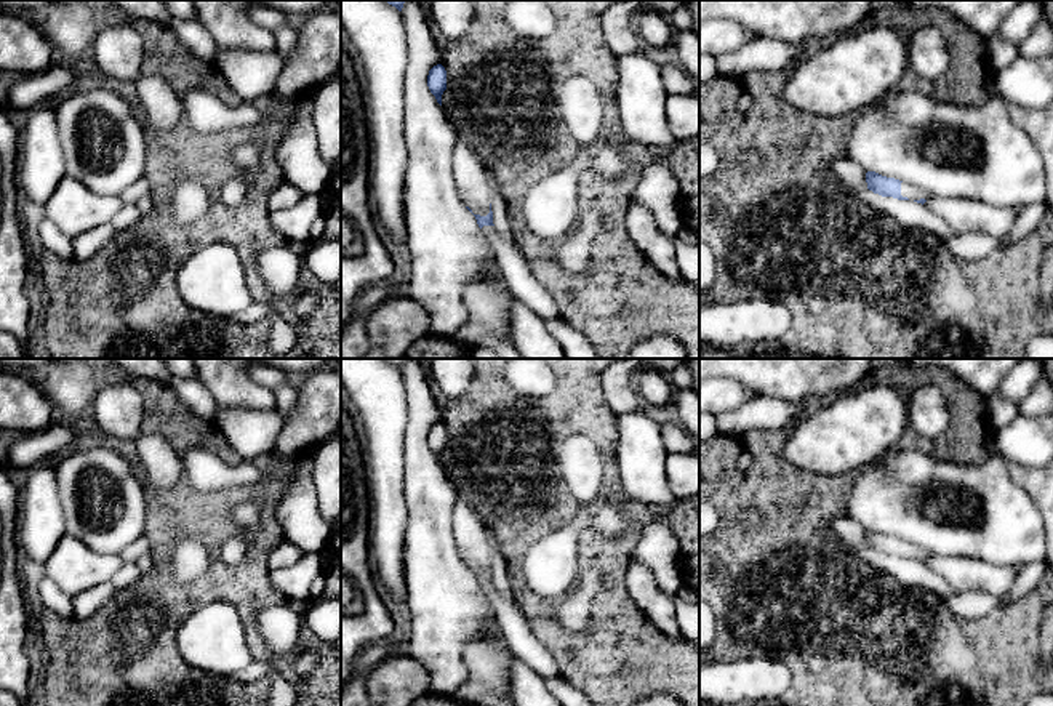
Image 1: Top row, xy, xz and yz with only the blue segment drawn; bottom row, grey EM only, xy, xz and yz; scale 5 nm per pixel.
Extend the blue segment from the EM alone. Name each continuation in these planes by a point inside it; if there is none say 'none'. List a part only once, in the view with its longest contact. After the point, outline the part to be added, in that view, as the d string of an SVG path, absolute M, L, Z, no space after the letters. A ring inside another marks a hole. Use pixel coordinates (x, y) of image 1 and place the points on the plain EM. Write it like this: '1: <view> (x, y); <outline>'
1: yz (909, 549); M901 541L901 554L903 556L907 556L911 559L920 559L920 557L933 557L928 551L912 544L912 543L907 543L907 541Z

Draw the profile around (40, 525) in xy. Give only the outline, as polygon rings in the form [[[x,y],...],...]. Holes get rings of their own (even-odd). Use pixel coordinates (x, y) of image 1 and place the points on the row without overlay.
[[[53,459],[35,466],[21,488],[16,543],[21,557],[45,564],[66,535]]]

